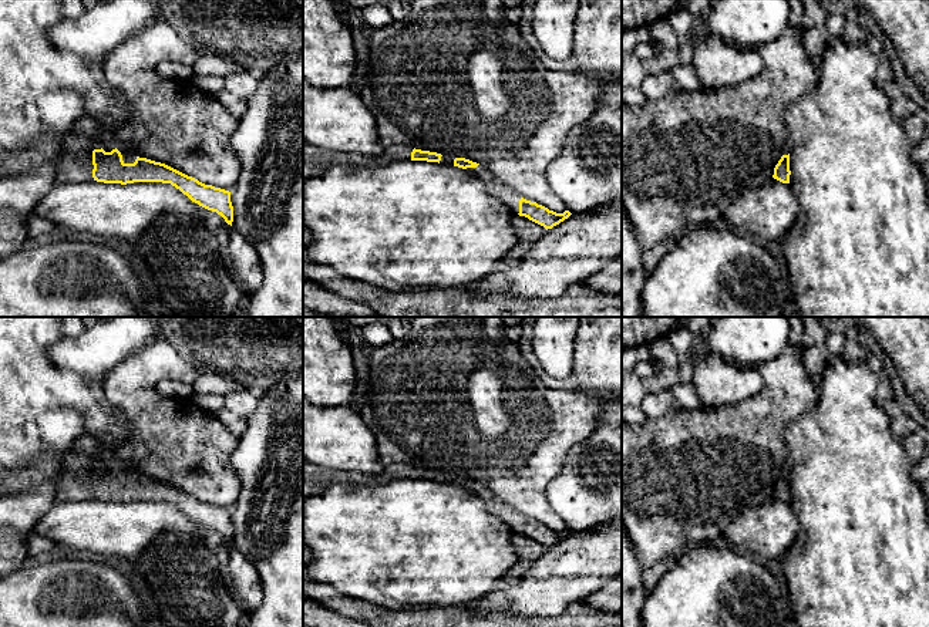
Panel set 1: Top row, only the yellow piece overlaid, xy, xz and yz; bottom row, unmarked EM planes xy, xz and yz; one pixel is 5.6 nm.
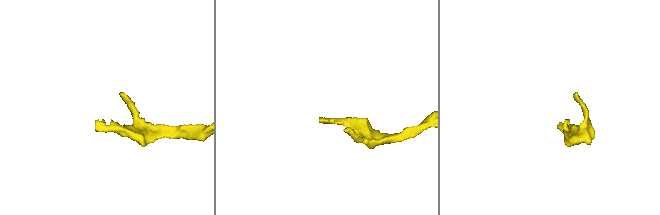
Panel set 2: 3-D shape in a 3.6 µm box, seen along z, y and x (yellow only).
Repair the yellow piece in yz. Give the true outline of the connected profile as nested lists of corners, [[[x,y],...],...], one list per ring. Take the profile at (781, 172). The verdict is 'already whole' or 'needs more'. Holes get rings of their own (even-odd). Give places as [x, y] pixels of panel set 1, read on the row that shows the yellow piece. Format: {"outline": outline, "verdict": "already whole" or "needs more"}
{"outline": [[[791,138],[787,139],[782,148],[782,156],[778,161],[778,164],[774,168],[774,175],[773,178],[782,182],[782,183],[790,183],[790,154],[792,151],[792,141]]], "verdict": "needs more"}

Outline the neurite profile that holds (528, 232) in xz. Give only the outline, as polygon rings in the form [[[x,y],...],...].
[[[514,215],[512,225],[516,232],[518,240],[508,254],[508,262],[524,257],[538,239],[541,239],[546,229],[525,216]]]

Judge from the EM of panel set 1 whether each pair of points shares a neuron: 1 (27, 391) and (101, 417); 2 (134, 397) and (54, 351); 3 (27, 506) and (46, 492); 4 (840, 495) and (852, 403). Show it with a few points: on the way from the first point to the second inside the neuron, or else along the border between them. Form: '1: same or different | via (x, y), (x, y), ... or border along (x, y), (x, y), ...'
1: same | via (46, 391), (59, 391), (83, 400)
2: different | border along (128, 357), (123, 358), (103, 378)
3: same | via (32, 504), (41, 496)
4: same | via (845, 472), (845, 425)

